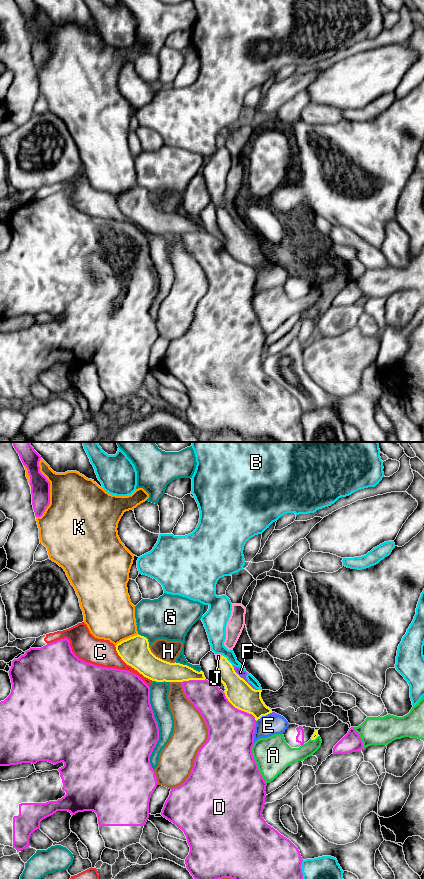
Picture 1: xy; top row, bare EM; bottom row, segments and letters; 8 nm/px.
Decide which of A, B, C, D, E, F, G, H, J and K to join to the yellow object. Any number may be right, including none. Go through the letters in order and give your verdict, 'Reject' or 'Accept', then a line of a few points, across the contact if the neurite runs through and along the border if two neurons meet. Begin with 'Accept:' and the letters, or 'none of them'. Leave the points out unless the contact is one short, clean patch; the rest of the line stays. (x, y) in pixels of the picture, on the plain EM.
Accept: J
A: Reject
B: Reject
C: Reject
D: Reject
E: Reject
F: Reject
G: Reject
H: Reject
J: Accept. Line: xy (234, 236), (227, 227), (219, 210), (218, 208)
K: Reject

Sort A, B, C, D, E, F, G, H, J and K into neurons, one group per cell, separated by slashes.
A / B / C / D / E F / G / H / J / K

